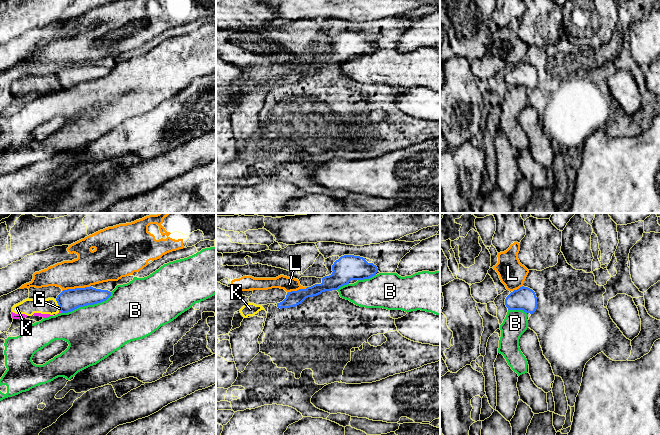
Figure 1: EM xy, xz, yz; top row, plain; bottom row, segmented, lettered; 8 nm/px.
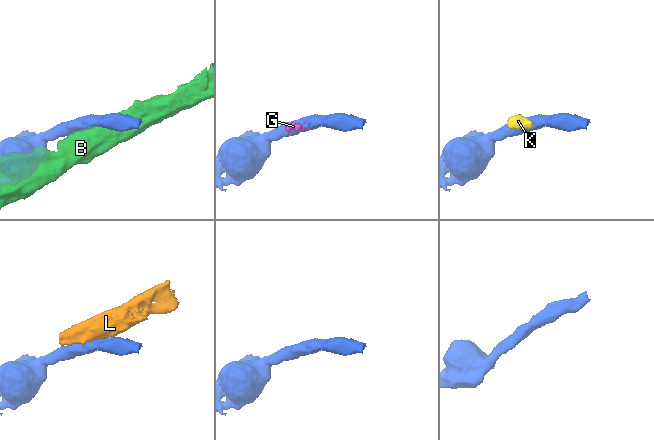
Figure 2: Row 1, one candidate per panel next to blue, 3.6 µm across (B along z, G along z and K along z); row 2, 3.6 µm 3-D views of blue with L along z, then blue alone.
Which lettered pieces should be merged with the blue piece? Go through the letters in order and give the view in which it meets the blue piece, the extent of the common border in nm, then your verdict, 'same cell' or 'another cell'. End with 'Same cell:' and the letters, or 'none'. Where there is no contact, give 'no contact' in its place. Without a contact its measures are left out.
B: xy | 440 nm | another cell
G: xy | 50 nm | another cell
K: xy | 80 nm | another cell
L: xy | 240 nm | another cell
Same cell: none

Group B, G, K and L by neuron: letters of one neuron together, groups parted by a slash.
B / G K / L

